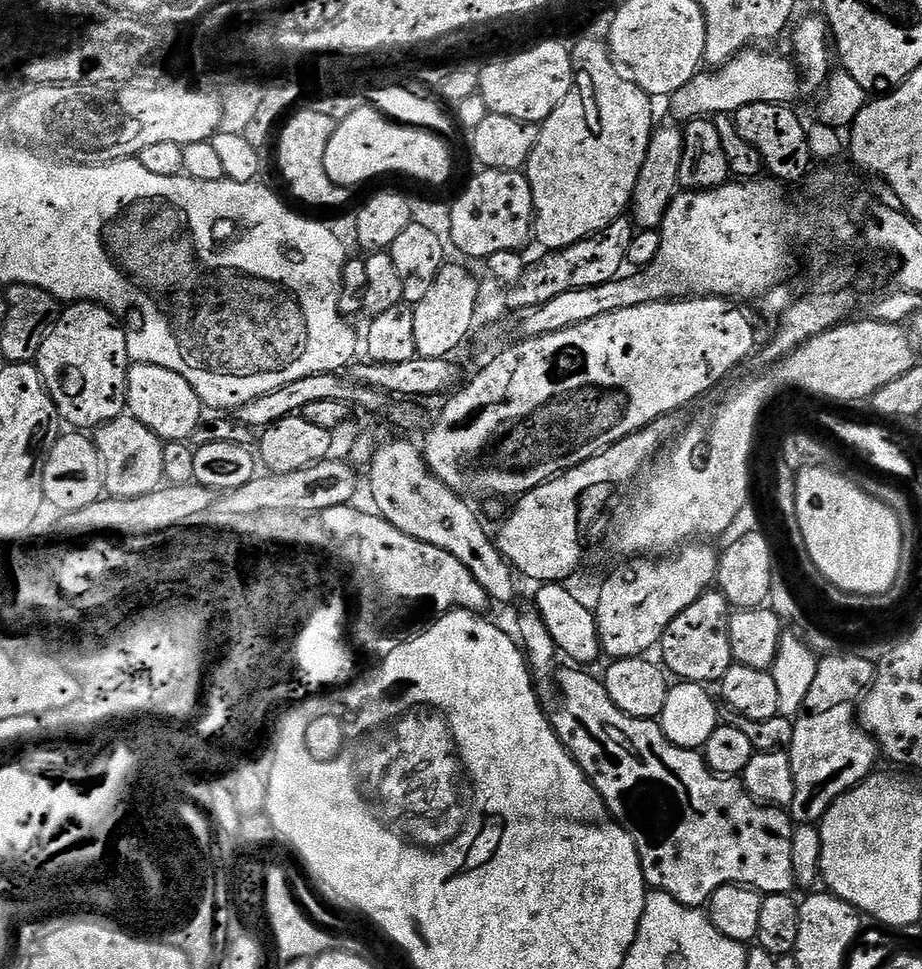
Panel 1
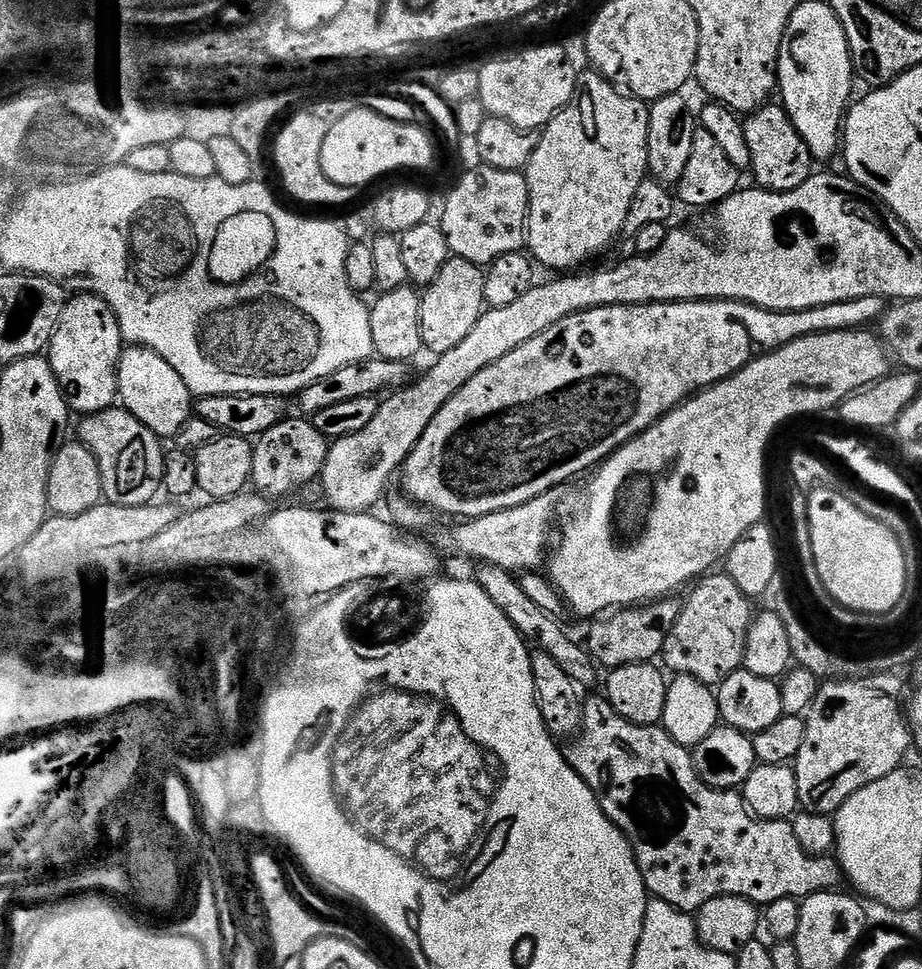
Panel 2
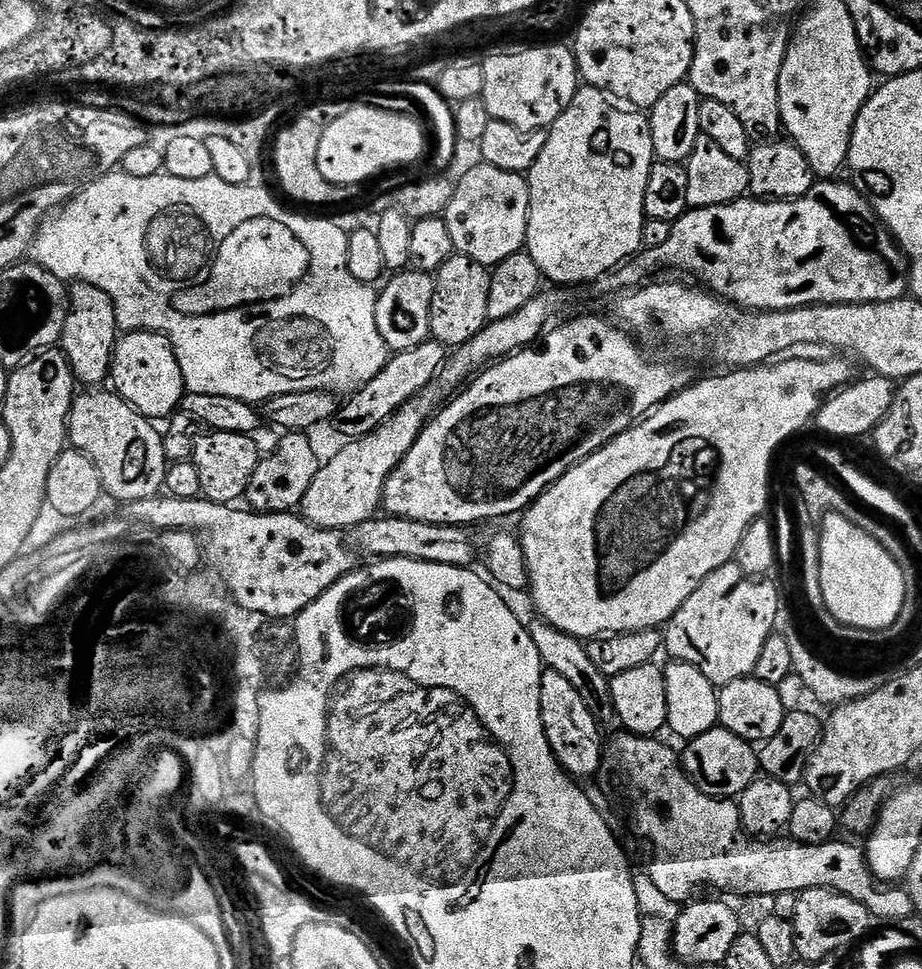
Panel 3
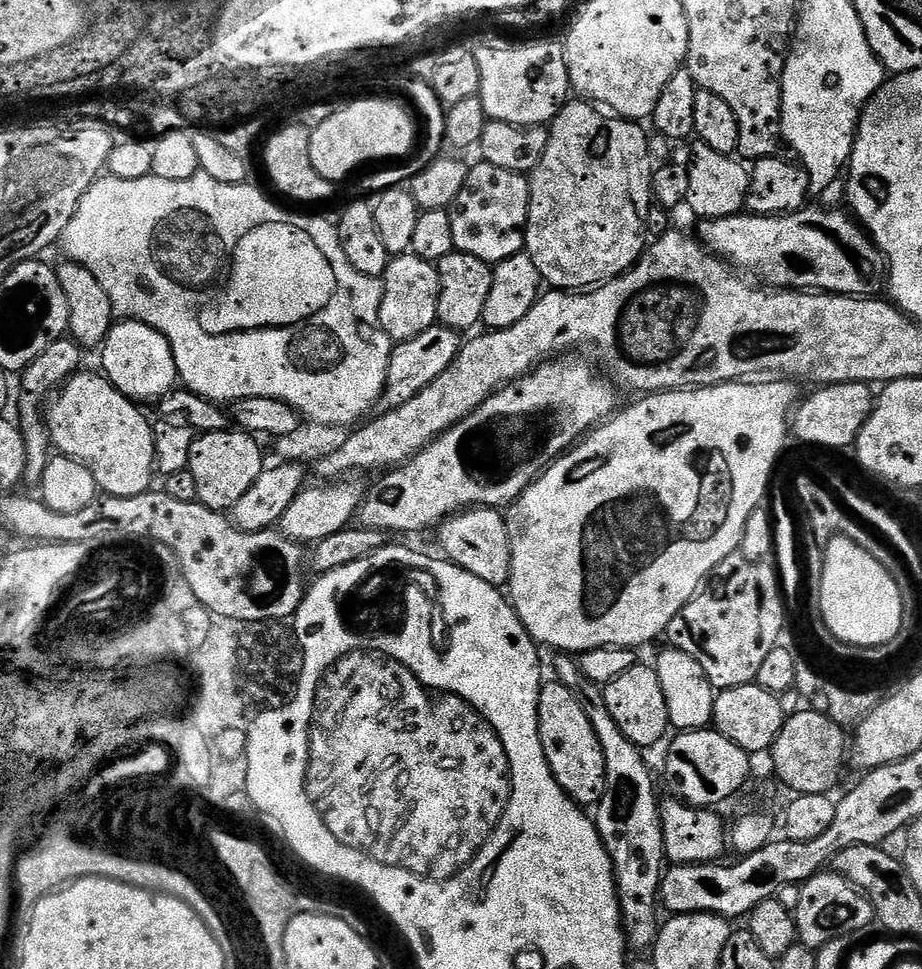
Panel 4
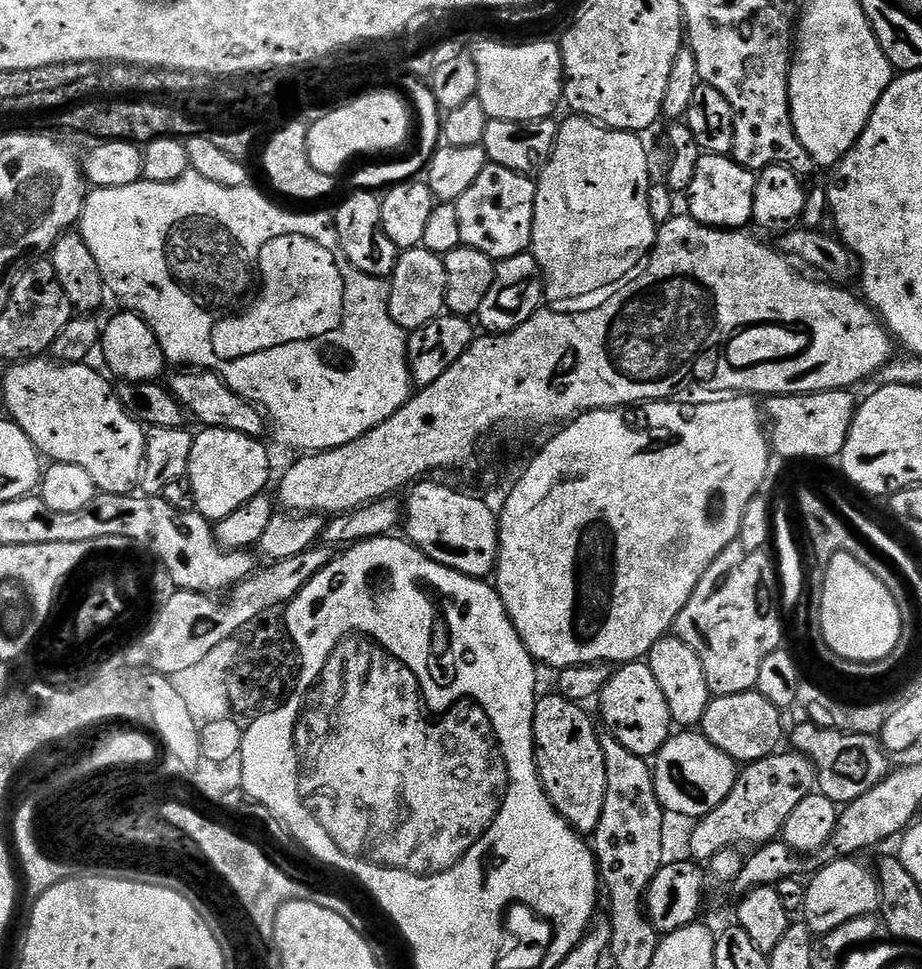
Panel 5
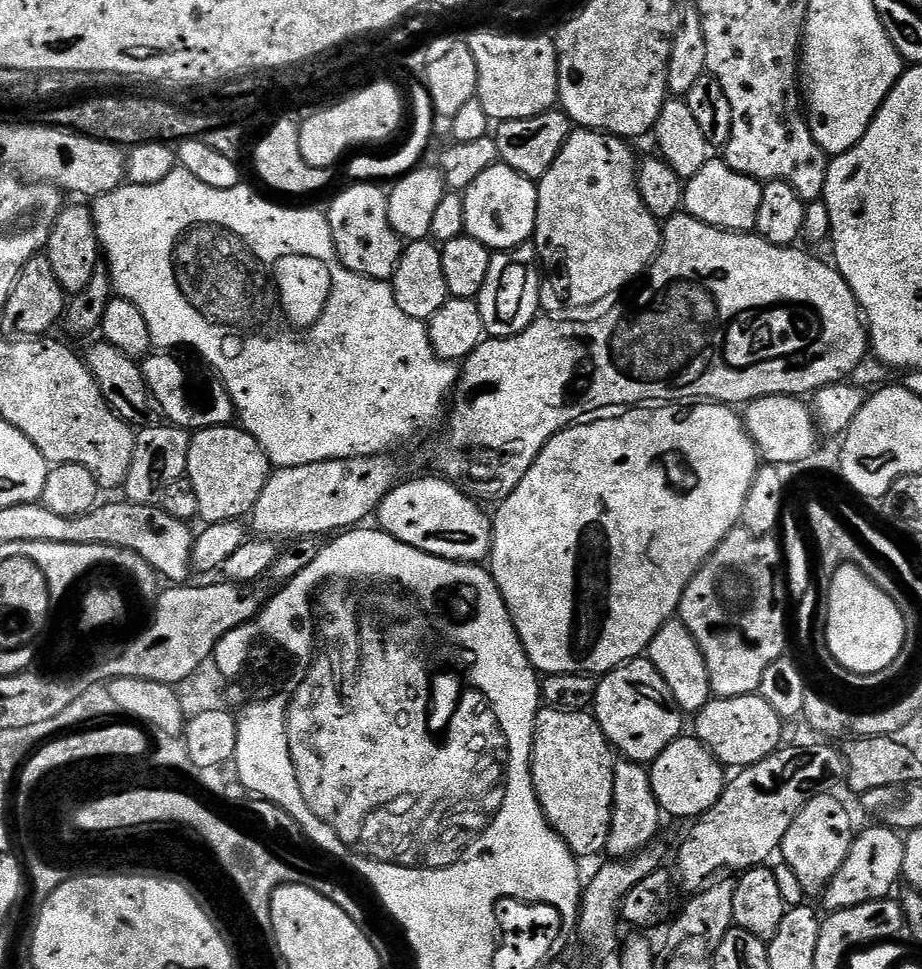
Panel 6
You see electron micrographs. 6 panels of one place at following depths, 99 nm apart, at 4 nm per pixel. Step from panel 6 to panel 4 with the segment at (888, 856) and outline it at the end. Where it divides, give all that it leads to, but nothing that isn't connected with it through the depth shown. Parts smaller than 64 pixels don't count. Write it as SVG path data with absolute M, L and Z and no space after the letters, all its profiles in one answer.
M834 870L819 872L800 885L800 897L794 915L799 943L813 950L834 938L852 936L874 924L872 903Z

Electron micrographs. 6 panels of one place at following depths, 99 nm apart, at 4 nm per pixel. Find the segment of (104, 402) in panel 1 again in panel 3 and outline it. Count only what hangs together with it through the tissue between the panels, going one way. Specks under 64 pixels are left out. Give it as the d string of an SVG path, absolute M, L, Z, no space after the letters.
M79 282L73 283L68 290L68 317L64 332L60 336L59 347L62 349L68 365L72 368L72 375L77 381L80 380L84 386L100 386L109 379L112 371L112 354L116 351L118 329L116 327L116 311L114 302L106 290L98 290L98 286L90 286Z

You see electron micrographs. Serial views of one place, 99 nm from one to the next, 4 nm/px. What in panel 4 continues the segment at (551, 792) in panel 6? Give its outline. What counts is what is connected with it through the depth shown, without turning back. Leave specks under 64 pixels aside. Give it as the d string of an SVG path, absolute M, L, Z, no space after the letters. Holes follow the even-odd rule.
M549 679L540 690L538 698L538 730L546 762L562 790L581 806L595 806L600 803L606 790L606 758L602 754L602 742L594 734L586 710L574 698L574 694L559 680ZM589 804L589 805L588 805Z

